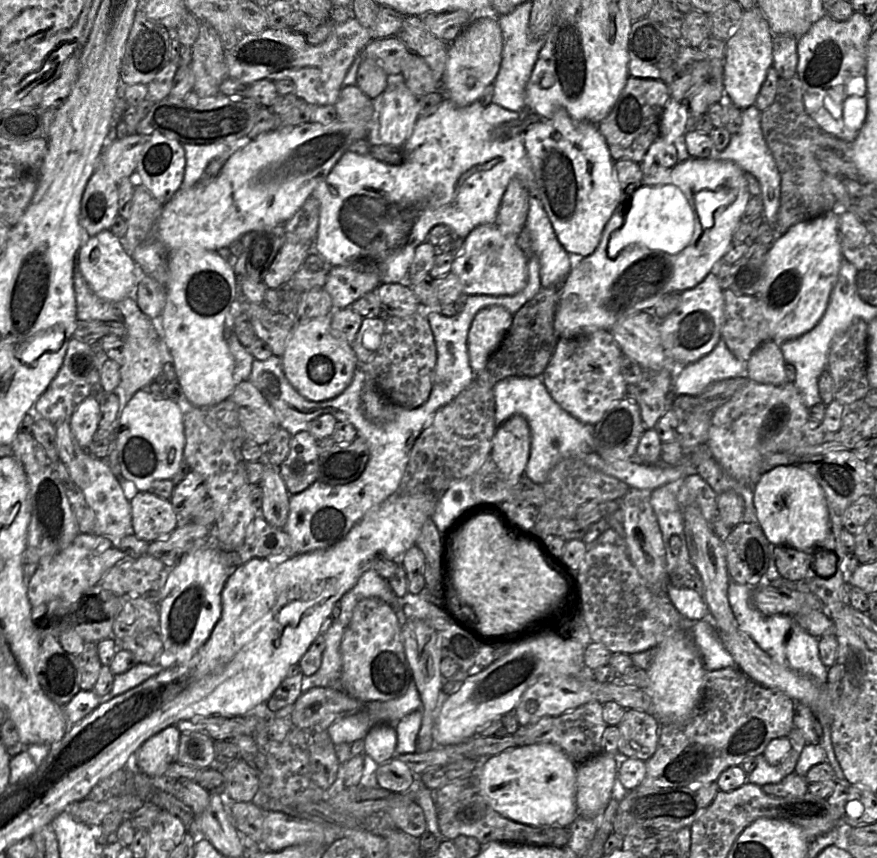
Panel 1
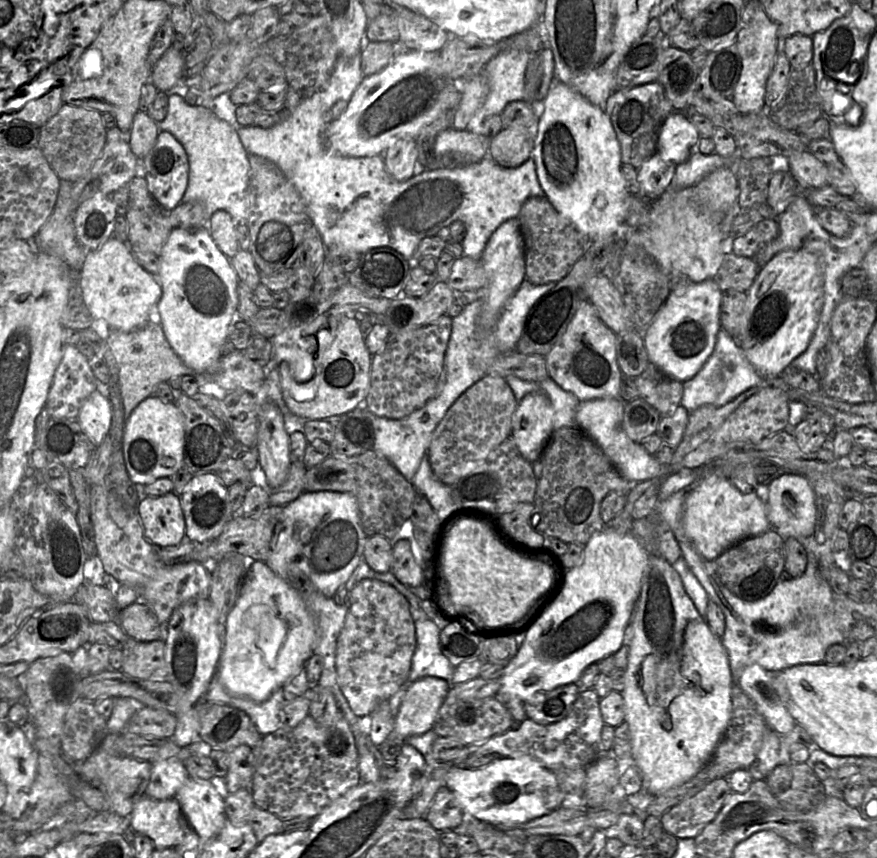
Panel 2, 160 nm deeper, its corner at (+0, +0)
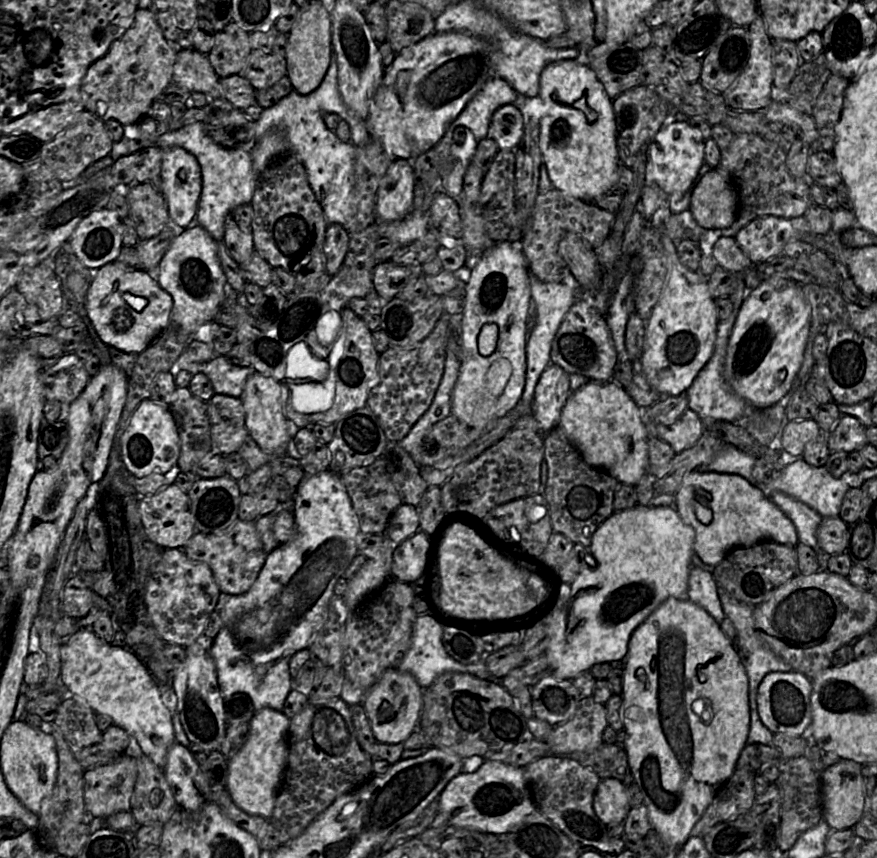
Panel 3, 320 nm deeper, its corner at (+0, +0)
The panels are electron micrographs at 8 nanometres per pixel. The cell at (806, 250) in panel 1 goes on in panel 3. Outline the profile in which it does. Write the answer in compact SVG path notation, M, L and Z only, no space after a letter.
M770 276L750 290L731 331L724 376L754 408L775 405L792 389L811 332L811 307L802 286L787 276Z

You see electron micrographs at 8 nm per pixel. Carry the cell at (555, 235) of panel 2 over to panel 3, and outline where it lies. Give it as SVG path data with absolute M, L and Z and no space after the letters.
M556 188L540 192L520 241L530 274L542 282L576 285L568 264L559 253L560 241L567 233L573 232L596 250L610 235L615 217L616 214L600 208L593 202L585 202Z

